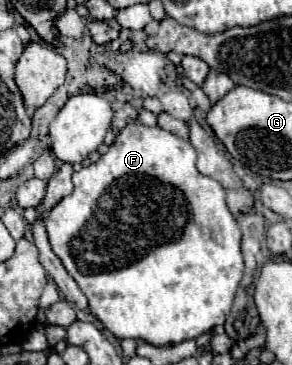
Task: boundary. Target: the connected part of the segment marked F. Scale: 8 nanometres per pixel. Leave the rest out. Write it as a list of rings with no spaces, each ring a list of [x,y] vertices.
[[[142,123],[126,125],[96,163],[72,177],[74,191],[44,219],[52,251],[86,293],[92,313],[118,339],[142,339],[150,345],[170,345],[196,339],[214,325],[224,325],[238,283],[244,275],[240,229],[226,207],[224,187],[198,173],[190,141]]]

